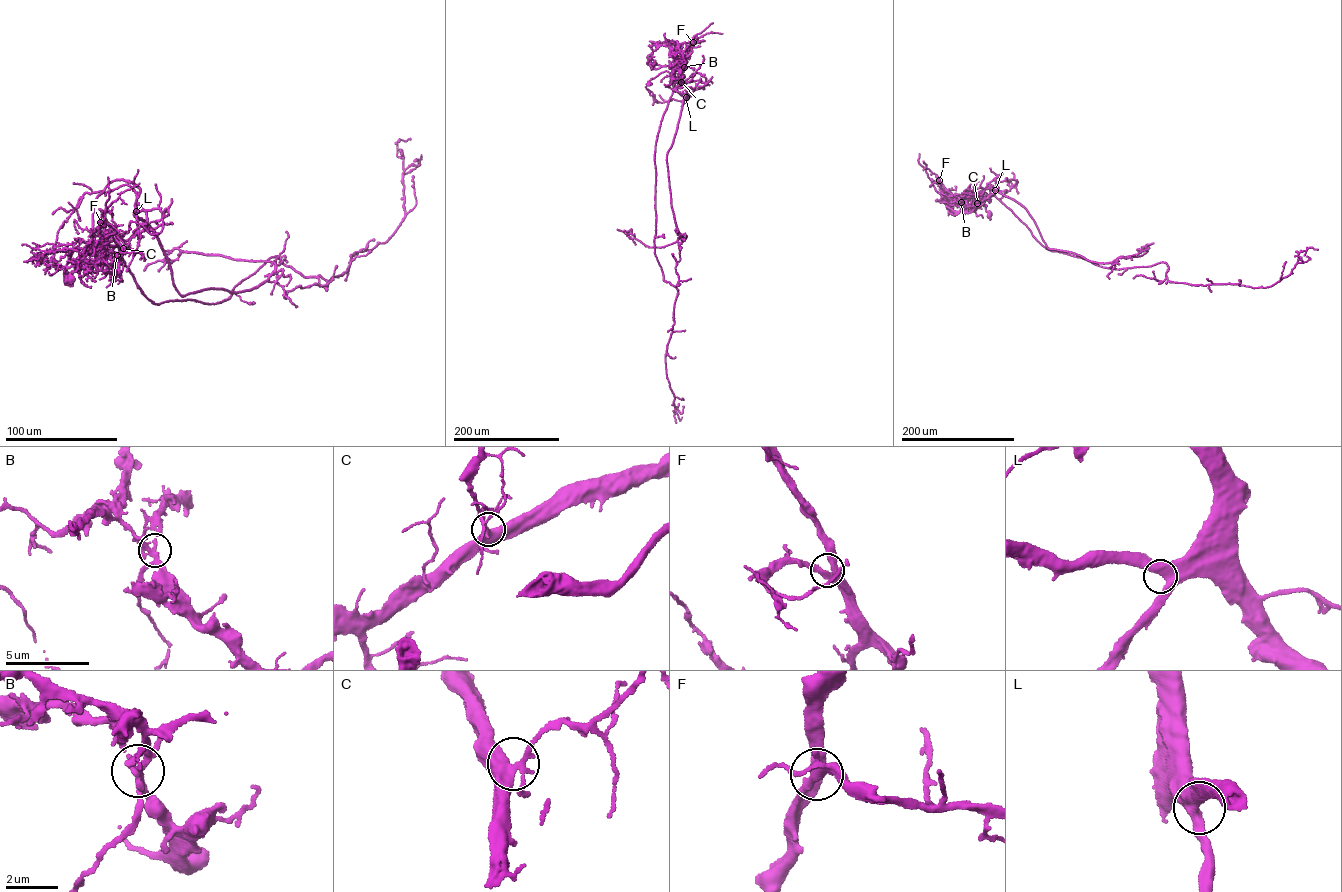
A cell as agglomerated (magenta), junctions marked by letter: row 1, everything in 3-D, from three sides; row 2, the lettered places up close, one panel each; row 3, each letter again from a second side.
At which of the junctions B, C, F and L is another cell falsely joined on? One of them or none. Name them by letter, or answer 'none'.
B

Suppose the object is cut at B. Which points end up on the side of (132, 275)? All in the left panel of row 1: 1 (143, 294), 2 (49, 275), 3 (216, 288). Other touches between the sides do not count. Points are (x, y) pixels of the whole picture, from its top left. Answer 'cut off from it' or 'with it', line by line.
1: with it
2: with it
3: cut off from it

